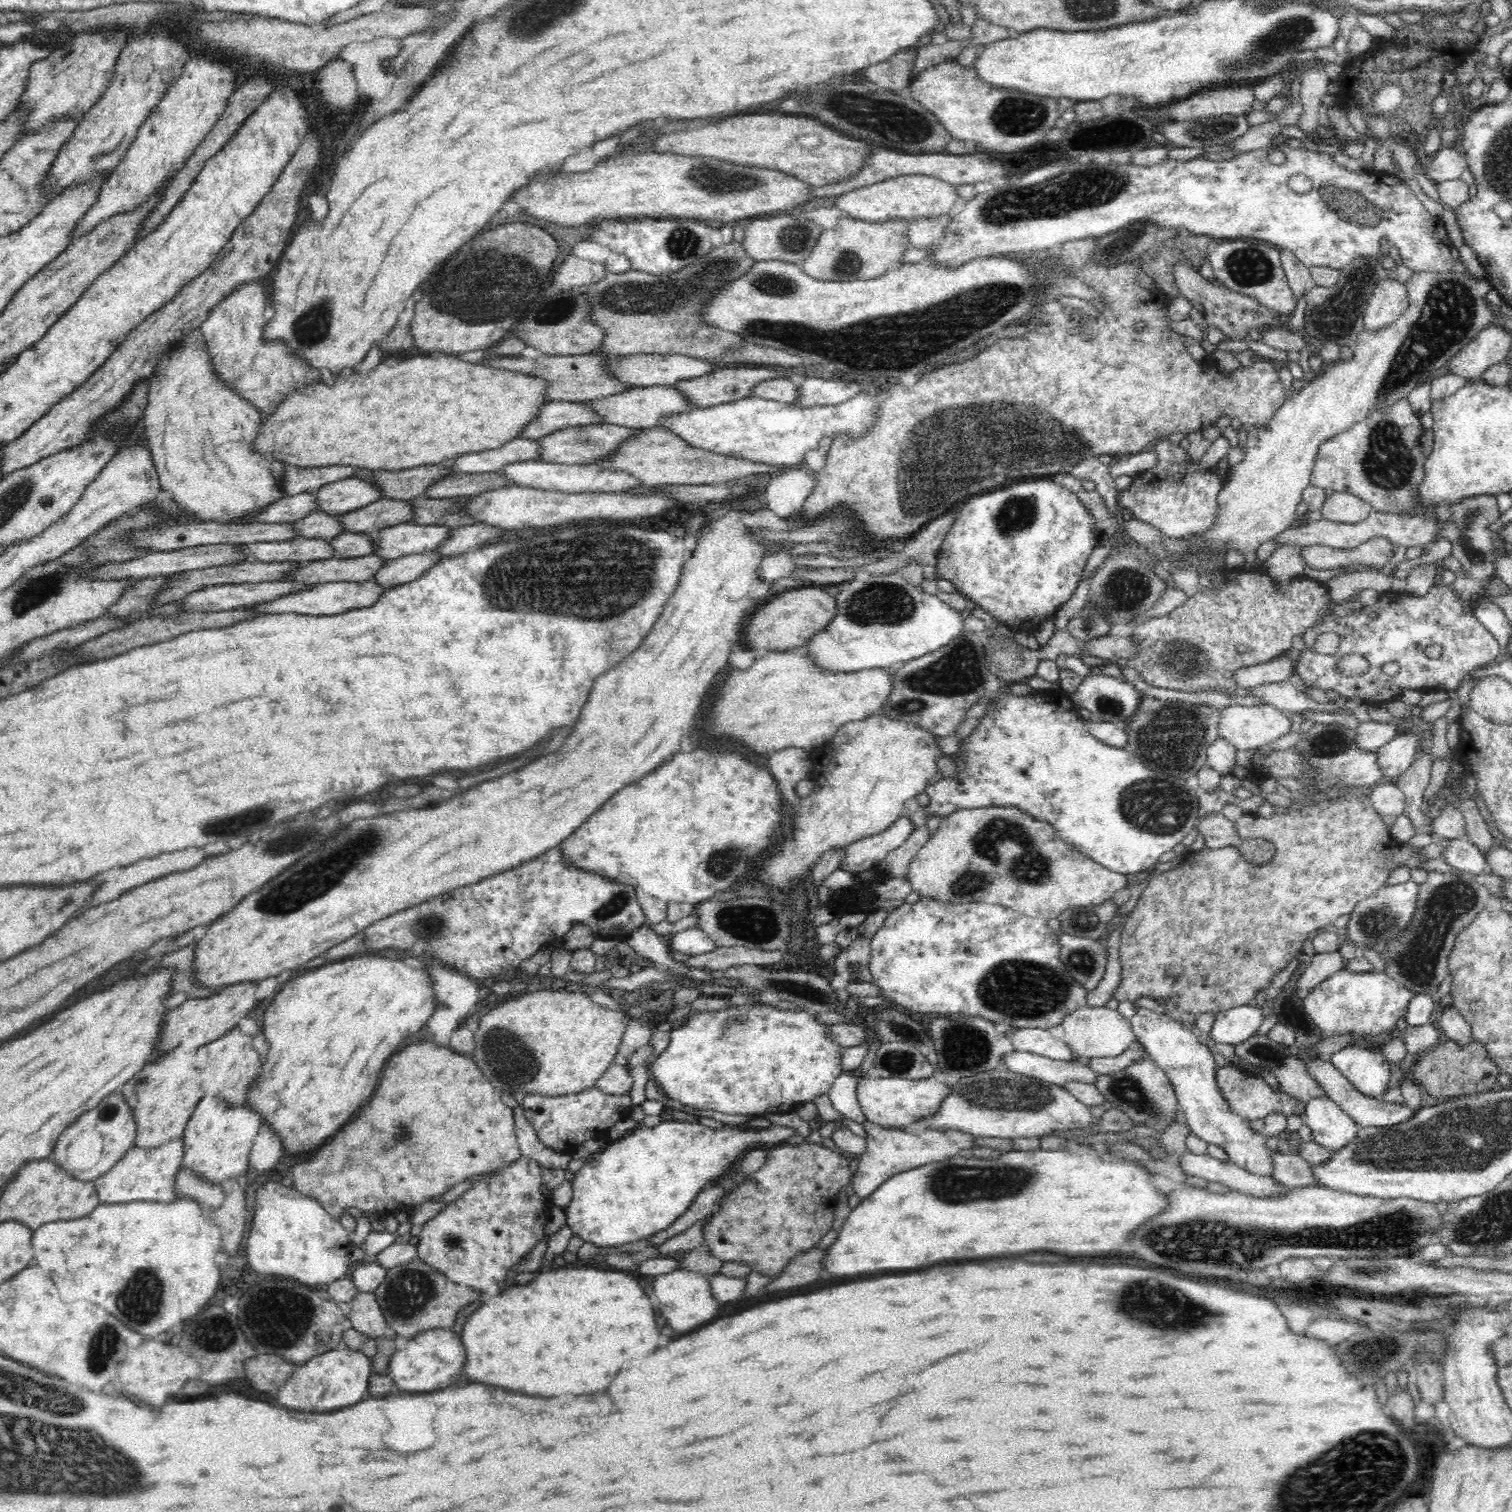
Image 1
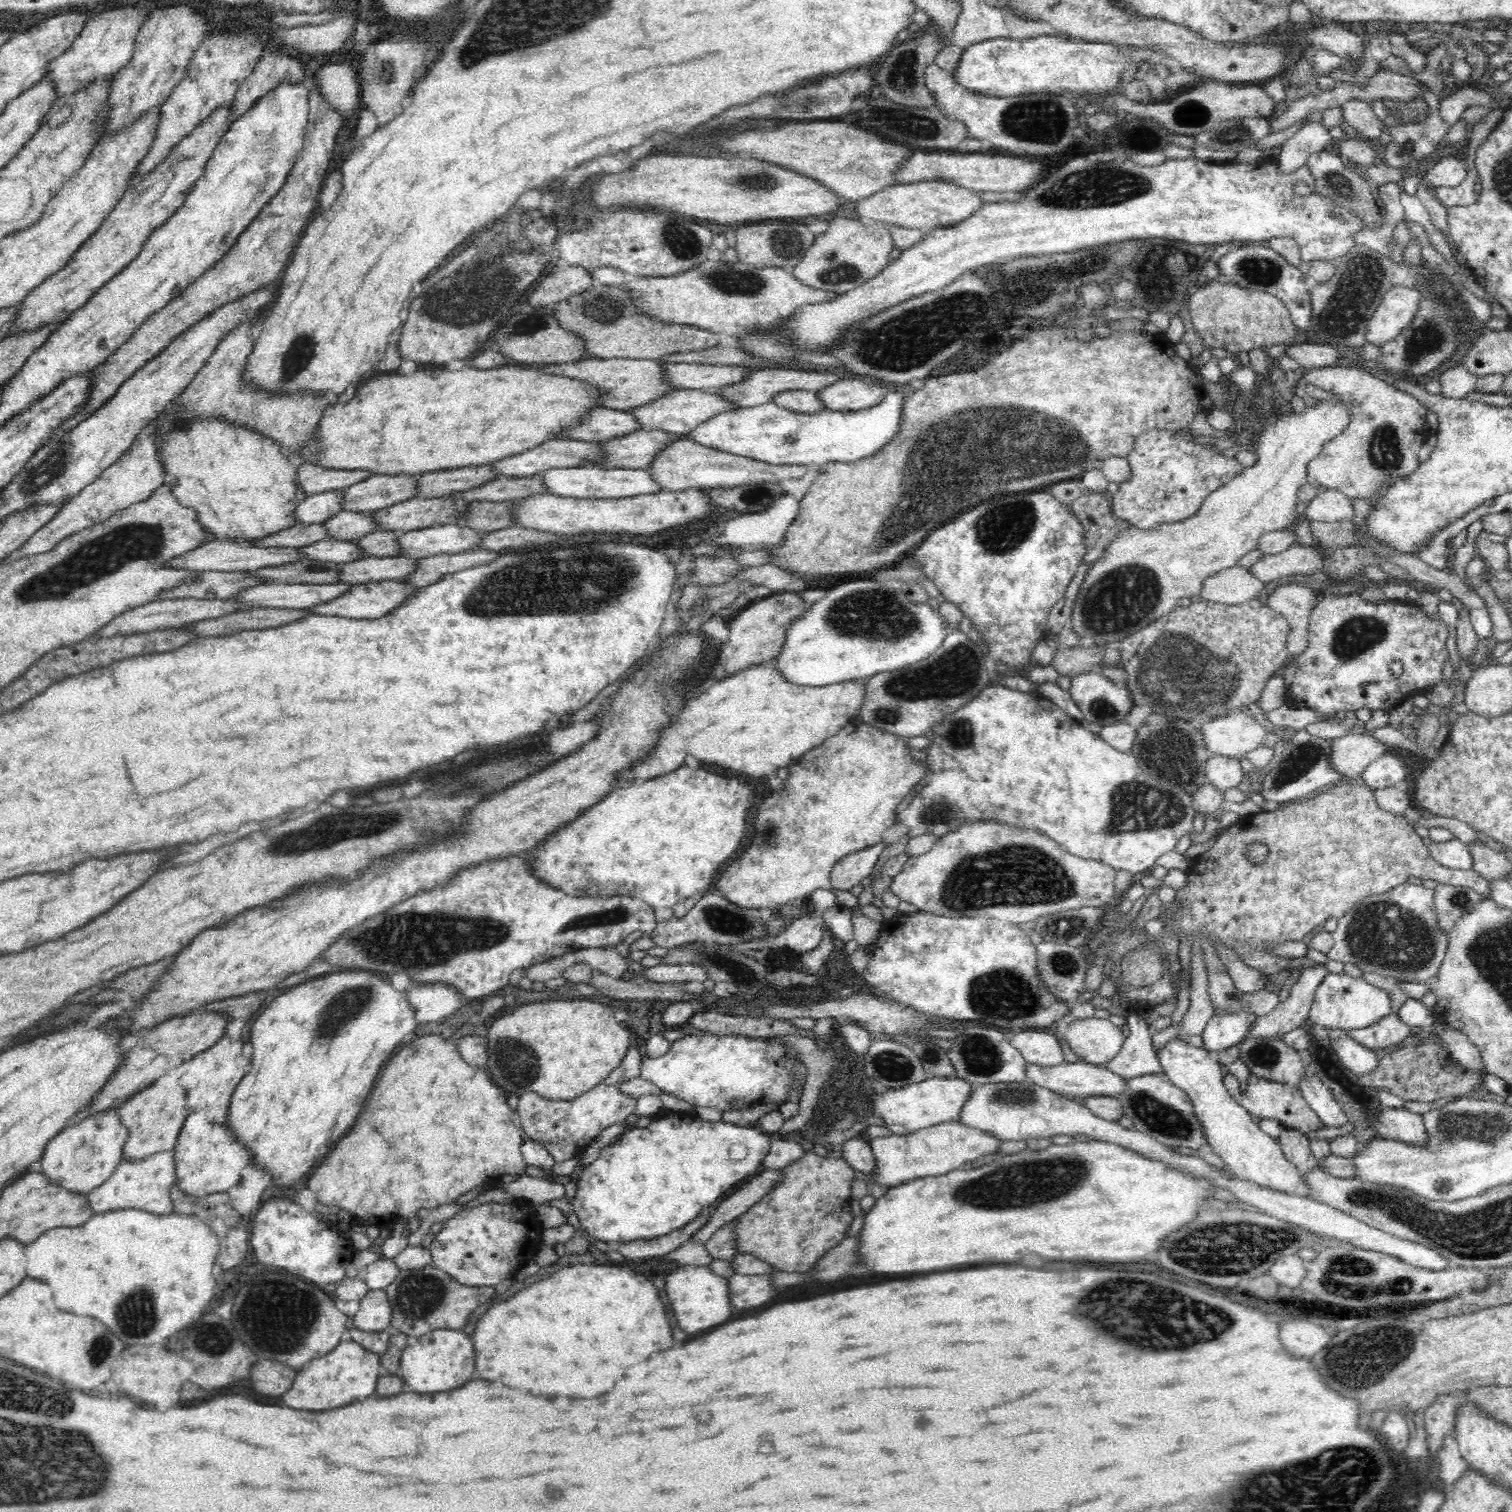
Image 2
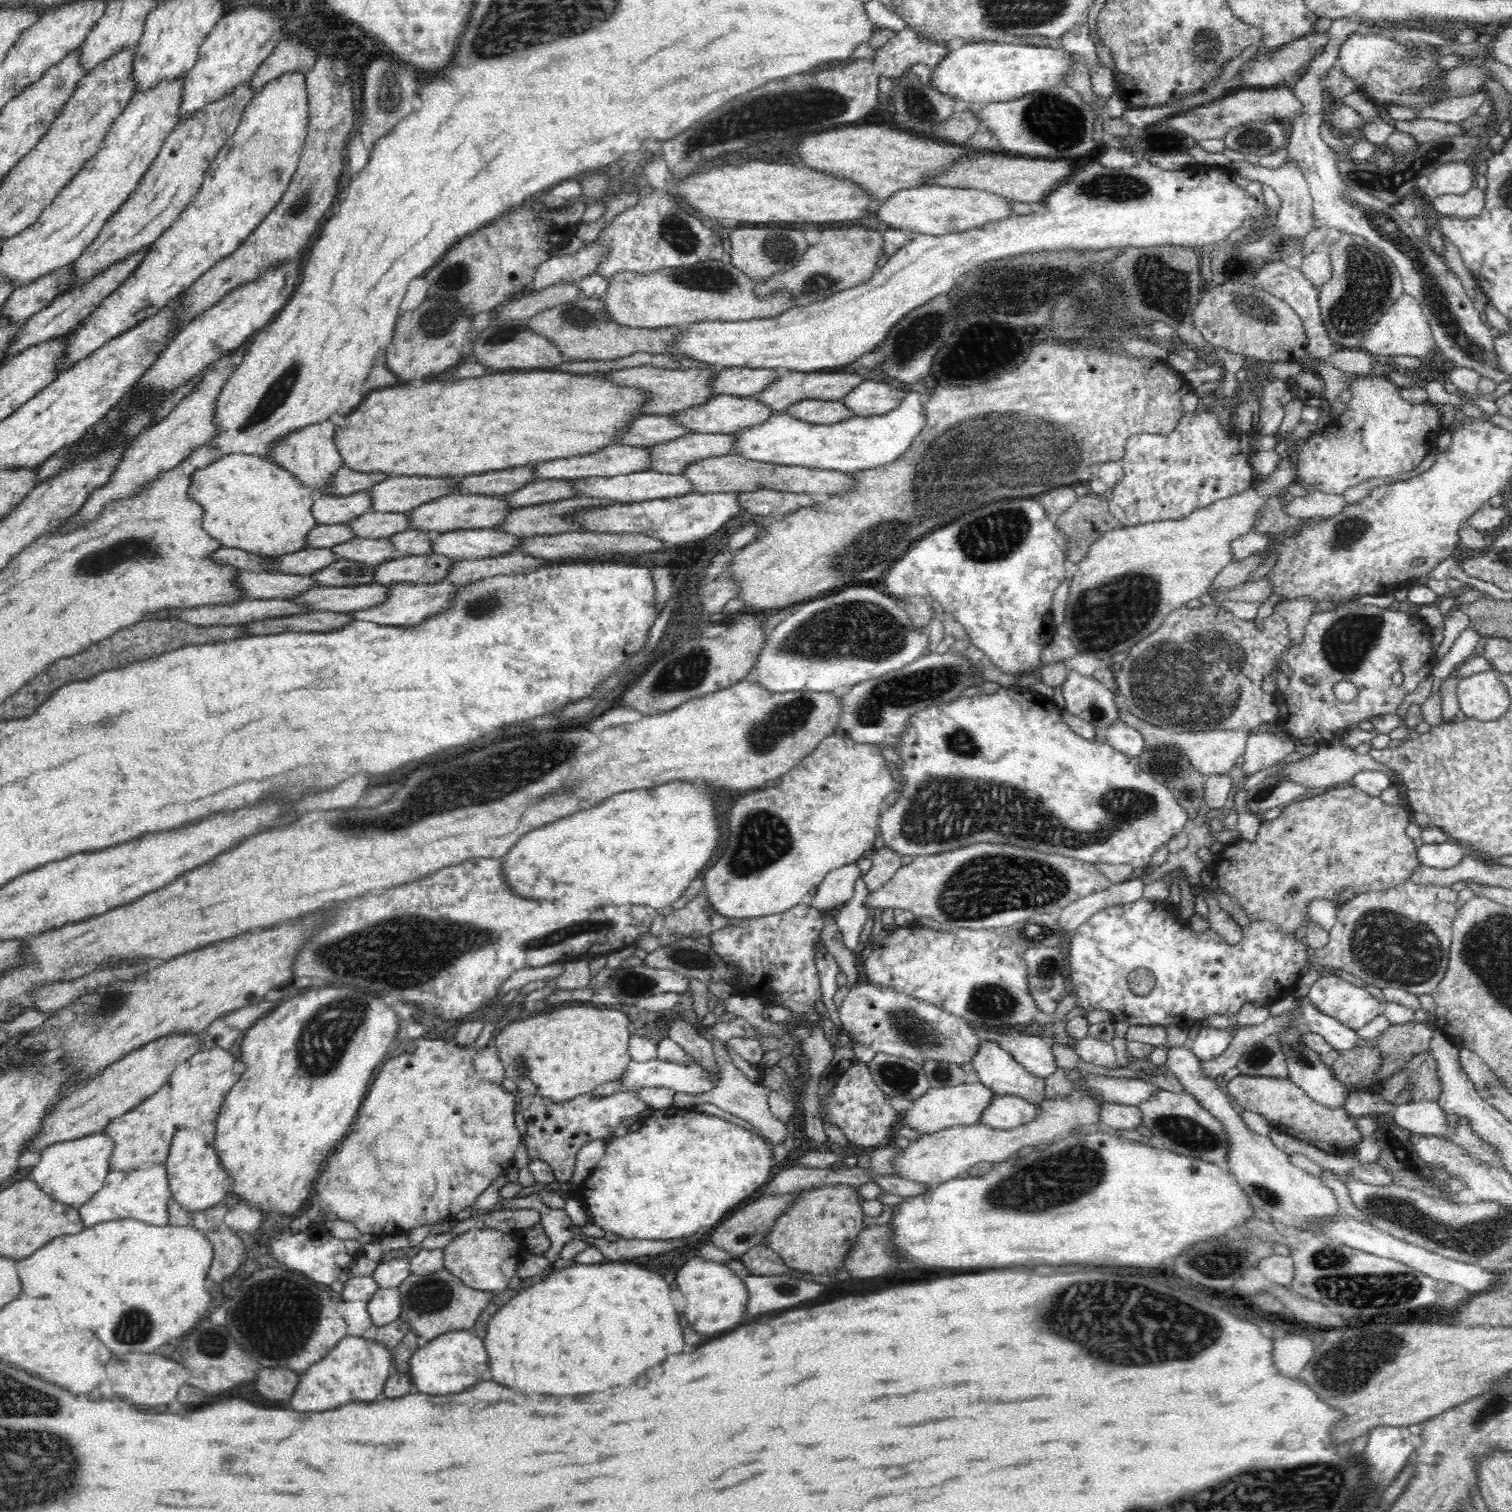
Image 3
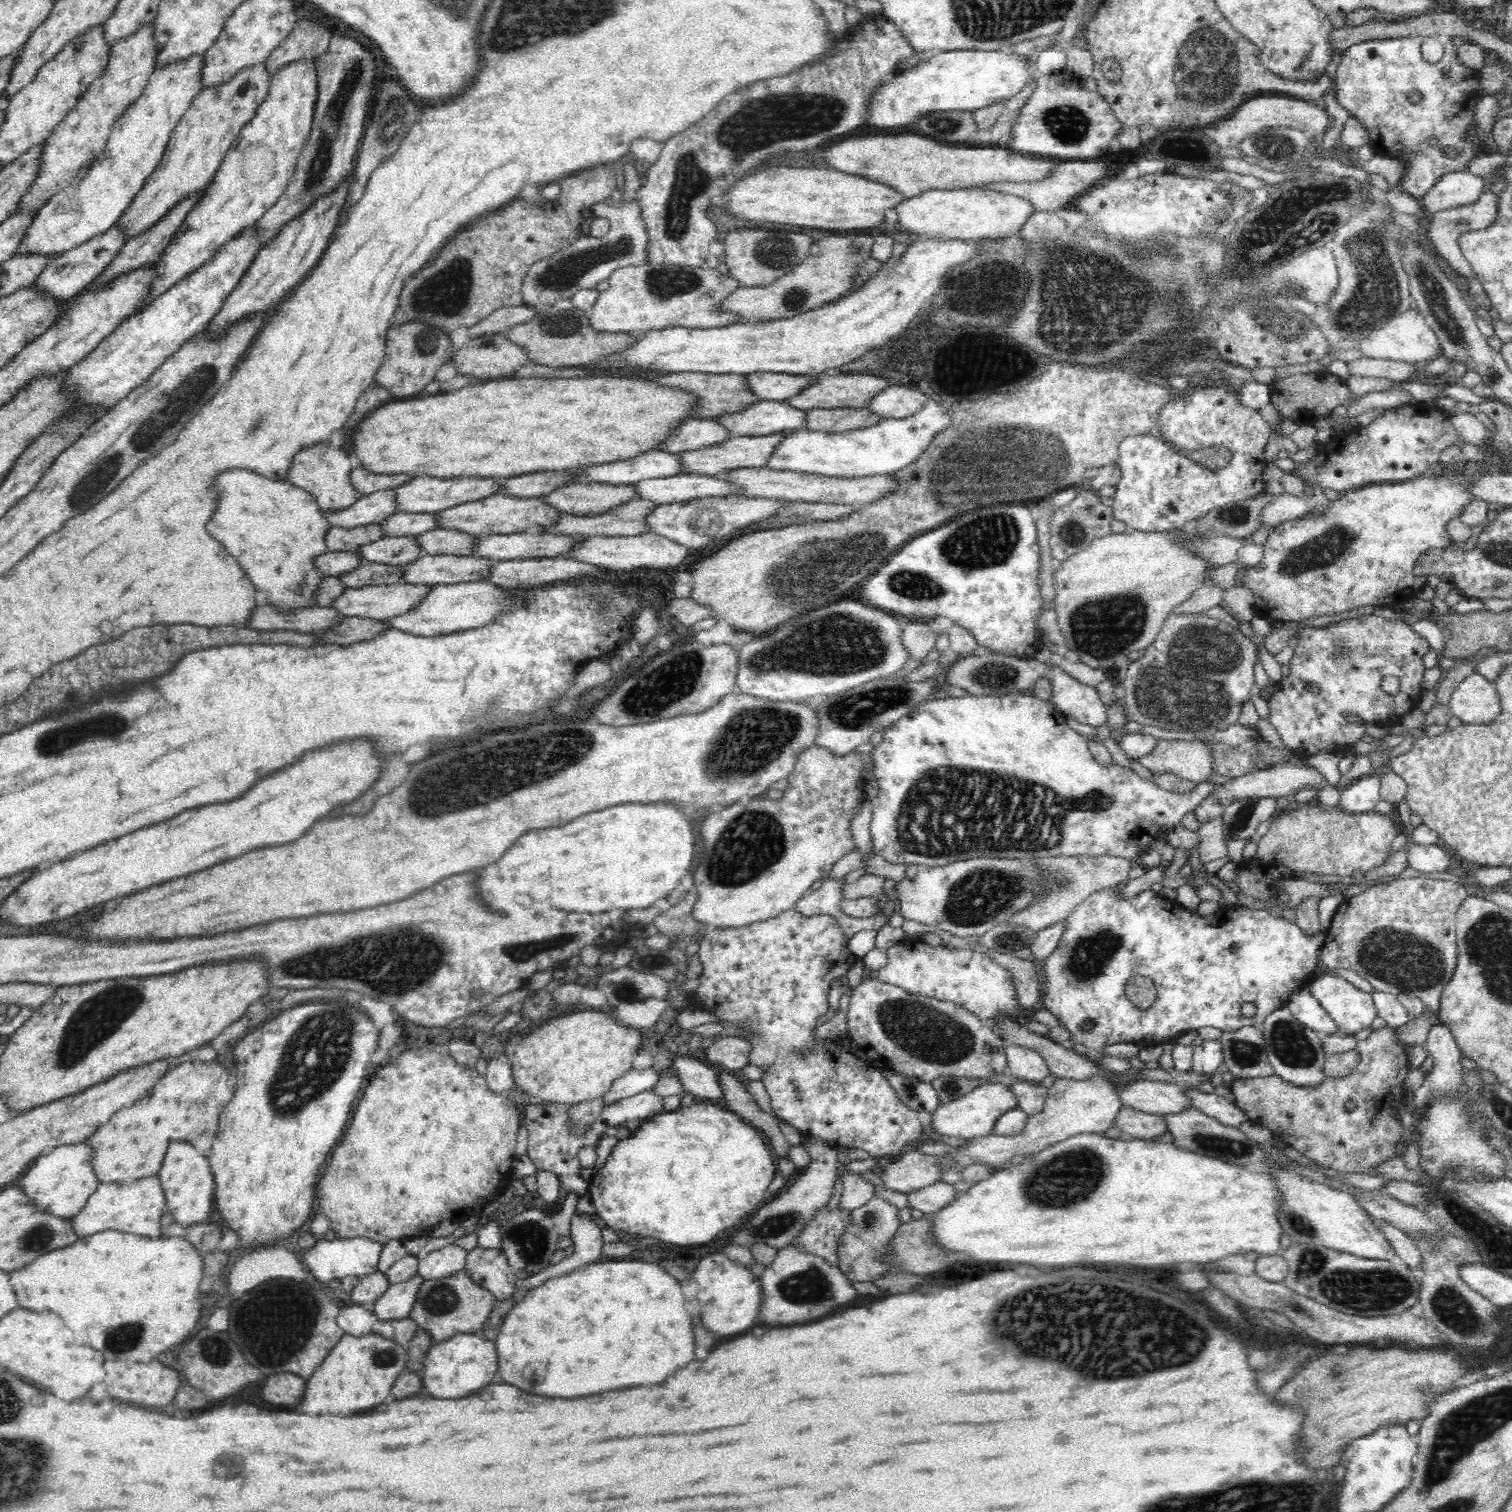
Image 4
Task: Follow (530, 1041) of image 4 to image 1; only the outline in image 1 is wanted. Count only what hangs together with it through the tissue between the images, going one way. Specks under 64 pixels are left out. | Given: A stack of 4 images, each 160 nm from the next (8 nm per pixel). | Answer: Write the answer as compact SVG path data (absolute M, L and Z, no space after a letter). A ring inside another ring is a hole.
M541 990L533 991L531 993L526 992L525 994L526 996L520 995L520 998L517 997L514 1000L510 1000L510 1002L504 1002L504 1004L500 1004L499 1006L496 1006L496 1008L492 1008L492 1010L481 1016L478 1029L473 1031L475 1047L468 1055L474 1058L474 1062L478 1064L478 1068L484 1072L484 1078L488 1078L488 1082L490 1082L490 1084L492 1084L498 1092L506 1092L508 1094L512 1094L512 1096L518 1096L518 1094L550 1096L575 1095L576 1093L595 1086L600 1076L603 1075L603 1072L606 1071L615 1060L615 1054L619 1051L619 1046L623 1039L625 1028L627 1027L630 1012L623 1008L611 1010L606 1006L598 1006L598 1004L594 1004L594 1002L590 1000L586 993L568 992L564 990ZM530 1046L534 1046L534 1048L536 1048L538 1052L542 1052L542 1054L530 1054L530 1050L528 1050Z

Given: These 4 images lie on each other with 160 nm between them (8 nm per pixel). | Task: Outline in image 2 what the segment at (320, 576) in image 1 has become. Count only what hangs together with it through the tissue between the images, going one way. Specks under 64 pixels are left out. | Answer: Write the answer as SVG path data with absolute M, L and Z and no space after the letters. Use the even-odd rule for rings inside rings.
M400 555L356 559L341 563L338 580L350 585L381 580L402 580L415 571L417 560L418 558Z

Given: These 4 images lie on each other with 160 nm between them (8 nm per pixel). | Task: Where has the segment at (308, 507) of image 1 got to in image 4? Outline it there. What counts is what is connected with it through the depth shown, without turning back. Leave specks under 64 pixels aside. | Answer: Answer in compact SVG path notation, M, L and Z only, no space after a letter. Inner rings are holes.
M384 489L359 498L359 502L340 512L324 512L332 527L354 528L367 524L380 524L388 516L398 513L395 510L396 496L393 489Z

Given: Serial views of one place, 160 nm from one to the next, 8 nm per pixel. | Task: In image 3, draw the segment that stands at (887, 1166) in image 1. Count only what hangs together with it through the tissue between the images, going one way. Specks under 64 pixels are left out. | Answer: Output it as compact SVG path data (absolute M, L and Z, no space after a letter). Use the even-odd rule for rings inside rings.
M1082 1090L1074 1092L1070 1098L1062 1100L1044 1099L1039 1113L1028 1124L1016 1128L1002 1130L986 1126L983 1122L970 1127L948 1127L947 1130L936 1131L911 1140L906 1148L901 1149L892 1161L892 1166L899 1177L924 1185L936 1185L950 1182L966 1172L970 1166L978 1163L998 1163L1012 1159L1012 1152L1034 1146L1042 1142L1054 1142L1056 1136L1068 1134L1080 1124L1098 1122L1100 1102L1094 1100L1092 1094Z

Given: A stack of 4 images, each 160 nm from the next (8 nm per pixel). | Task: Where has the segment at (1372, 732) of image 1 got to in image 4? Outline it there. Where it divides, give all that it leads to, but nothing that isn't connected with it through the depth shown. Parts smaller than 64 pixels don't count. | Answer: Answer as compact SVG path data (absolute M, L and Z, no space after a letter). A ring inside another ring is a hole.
M1288 762L1287 767L1275 768L1272 771L1264 770L1259 772L1252 772L1251 775L1240 776L1239 779L1232 779L1230 782L1220 785L1216 790L1212 790L1210 794L1216 795L1220 799L1220 803L1226 806L1227 804L1239 801L1240 799L1247 799L1253 796L1267 797L1272 796L1276 798L1284 798L1292 792L1297 792L1302 789L1319 788L1325 784L1325 778L1320 774L1320 771L1312 766L1305 766L1304 764L1292 764Z

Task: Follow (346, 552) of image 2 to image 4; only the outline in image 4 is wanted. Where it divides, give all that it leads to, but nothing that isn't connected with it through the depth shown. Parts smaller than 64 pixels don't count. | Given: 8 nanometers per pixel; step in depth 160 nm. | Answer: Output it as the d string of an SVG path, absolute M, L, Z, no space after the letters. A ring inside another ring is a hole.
M387 536L355 550L364 562L406 565L424 556L415 537Z

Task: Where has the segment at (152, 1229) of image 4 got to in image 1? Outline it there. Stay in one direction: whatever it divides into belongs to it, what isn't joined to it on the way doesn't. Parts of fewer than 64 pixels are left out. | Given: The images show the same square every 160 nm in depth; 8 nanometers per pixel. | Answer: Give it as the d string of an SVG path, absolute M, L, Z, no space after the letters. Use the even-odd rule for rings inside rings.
M182 1138L171 1140L162 1147L143 1150L132 1147L106 1174L94 1182L100 1203L114 1204L131 1201L171 1203L177 1199L175 1194L175 1176L181 1169L184 1156Z

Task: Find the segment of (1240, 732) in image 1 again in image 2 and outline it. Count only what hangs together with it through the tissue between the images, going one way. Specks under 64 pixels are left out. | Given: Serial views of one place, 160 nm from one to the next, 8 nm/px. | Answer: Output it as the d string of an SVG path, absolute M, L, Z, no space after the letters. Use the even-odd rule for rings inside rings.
M1240 712L1237 715L1220 716L1218 720L1201 721L1199 728L1202 732L1205 746L1208 749L1208 756L1224 755L1240 758L1243 754L1256 748L1261 748L1270 732L1258 723L1252 716Z

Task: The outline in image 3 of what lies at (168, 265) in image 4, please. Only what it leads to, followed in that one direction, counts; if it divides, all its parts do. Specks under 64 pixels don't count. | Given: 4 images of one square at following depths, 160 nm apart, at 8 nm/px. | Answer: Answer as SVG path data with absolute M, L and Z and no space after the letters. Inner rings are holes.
M288 72L264 85L254 99L248 103L235 133L227 140L219 154L208 167L202 186L192 202L180 213L178 219L151 246L143 264L112 295L84 321L78 332L72 332L66 355L68 359L57 368L66 371L74 364L102 348L108 340L116 338L122 332L140 324L146 317L152 316L164 308L178 293L185 292L195 284L205 272L208 272L222 258L229 257L260 225L264 217L279 203L287 191L290 181L298 168L309 123L309 104L307 99L307 75L302 72Z

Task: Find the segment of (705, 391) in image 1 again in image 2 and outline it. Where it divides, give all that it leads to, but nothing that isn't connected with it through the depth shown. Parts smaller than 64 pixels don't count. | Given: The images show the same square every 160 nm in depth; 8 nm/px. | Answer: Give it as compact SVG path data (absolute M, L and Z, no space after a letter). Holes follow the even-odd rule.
M774 366L772 369L754 371L755 374L744 382L736 383L734 386L724 387L720 390L710 390L718 396L724 396L727 400L734 401L742 407L758 407L770 403L775 396L784 391L814 391L818 392L839 382L836 374L830 372L810 372L807 368L795 368L790 366Z

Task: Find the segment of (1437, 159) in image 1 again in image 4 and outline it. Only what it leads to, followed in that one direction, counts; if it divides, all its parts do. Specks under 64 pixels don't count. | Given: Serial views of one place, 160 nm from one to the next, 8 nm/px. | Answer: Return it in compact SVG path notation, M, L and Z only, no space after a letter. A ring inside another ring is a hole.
M1468 170L1451 172L1430 188L1420 202L1428 212L1438 212L1474 202L1487 187L1488 180L1480 175L1474 175Z

